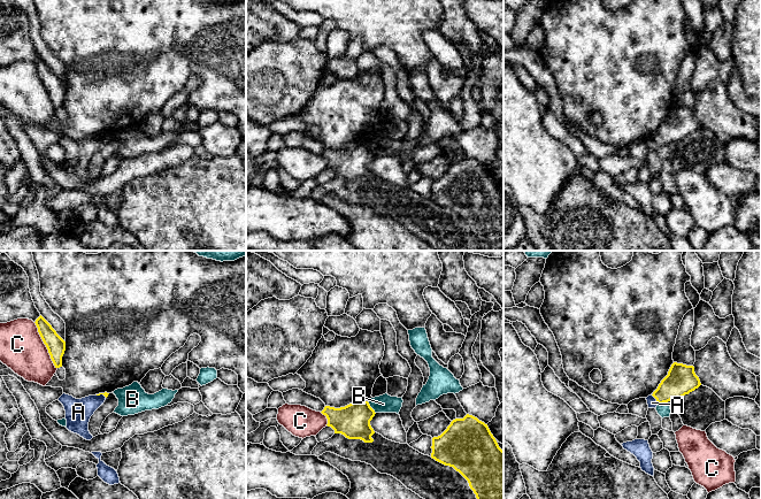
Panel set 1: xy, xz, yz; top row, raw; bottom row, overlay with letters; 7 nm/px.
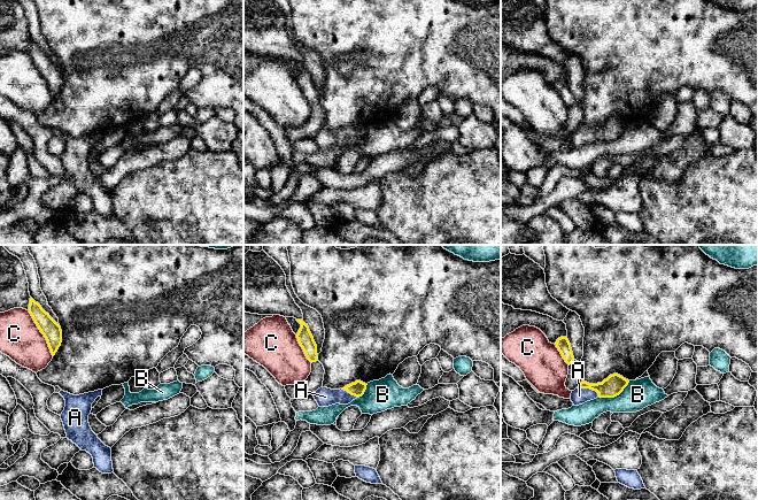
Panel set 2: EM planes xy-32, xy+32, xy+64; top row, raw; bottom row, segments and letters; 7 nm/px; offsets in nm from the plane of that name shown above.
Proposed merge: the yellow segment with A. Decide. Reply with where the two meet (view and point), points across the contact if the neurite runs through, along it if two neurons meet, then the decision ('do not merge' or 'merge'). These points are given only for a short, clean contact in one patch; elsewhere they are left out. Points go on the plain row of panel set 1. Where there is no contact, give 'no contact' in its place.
meets yellow in yz at (655, 140); runs through yz (681, 122), (655, 140), (652, 145); merge

